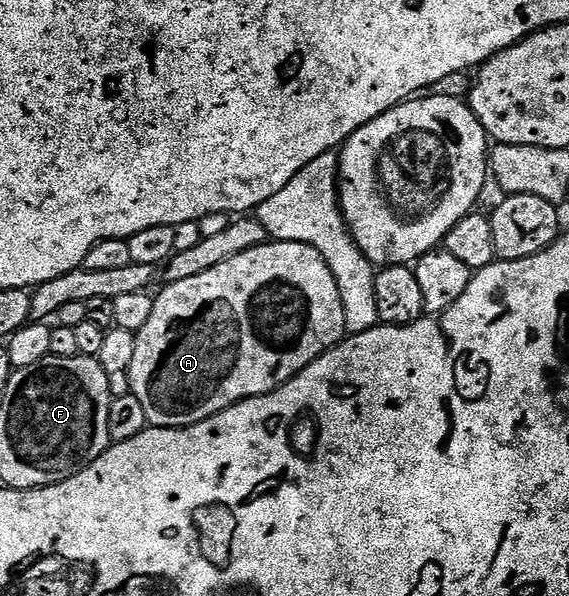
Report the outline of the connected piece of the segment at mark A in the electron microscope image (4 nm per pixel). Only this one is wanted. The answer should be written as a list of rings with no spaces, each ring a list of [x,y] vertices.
[[[269,240],[265,245],[244,251],[240,255],[230,257],[224,263],[220,263],[211,269],[197,271],[191,277],[182,277],[174,281],[162,294],[154,297],[152,319],[144,323],[144,327],[138,330],[136,336],[136,355],[132,359],[130,368],[130,392],[140,403],[144,403],[147,422],[156,429],[186,429],[189,425],[195,425],[201,421],[207,421],[209,417],[215,417],[220,411],[246,401],[249,397],[259,397],[287,385],[289,381],[300,371],[308,368],[316,358],[333,349],[347,336],[346,312],[340,295],[338,281],[330,270],[330,264],[310,245],[296,243],[295,241]]]

